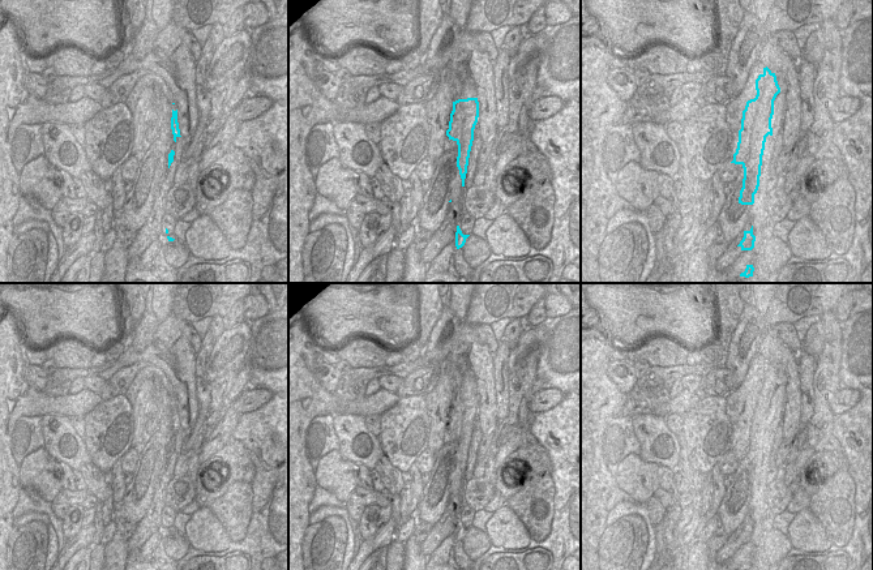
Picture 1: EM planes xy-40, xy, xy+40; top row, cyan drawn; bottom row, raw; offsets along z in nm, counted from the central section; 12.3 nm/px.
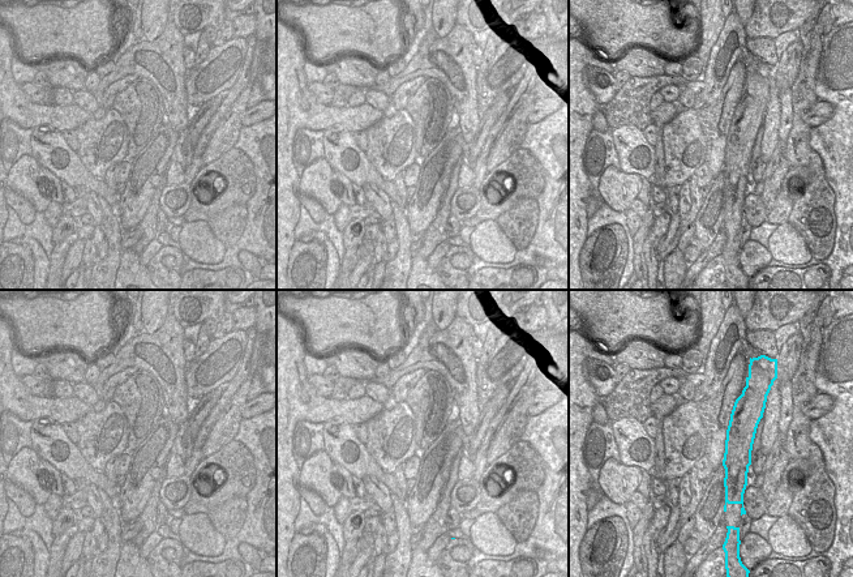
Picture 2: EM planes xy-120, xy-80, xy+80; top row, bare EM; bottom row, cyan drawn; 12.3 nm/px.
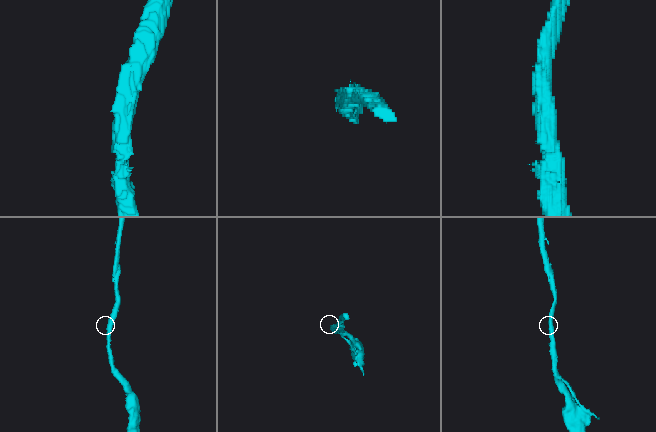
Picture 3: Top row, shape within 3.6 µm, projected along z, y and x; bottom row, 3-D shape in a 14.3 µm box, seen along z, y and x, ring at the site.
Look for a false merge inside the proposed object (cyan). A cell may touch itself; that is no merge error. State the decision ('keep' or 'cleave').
keep

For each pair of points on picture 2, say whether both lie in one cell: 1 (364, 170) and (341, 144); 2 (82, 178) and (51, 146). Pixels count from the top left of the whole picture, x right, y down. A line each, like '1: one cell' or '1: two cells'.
1: one cell
2: one cell

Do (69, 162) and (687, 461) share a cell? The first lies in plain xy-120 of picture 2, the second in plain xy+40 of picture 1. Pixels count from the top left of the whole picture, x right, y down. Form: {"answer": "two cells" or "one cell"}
{"answer": "two cells"}

